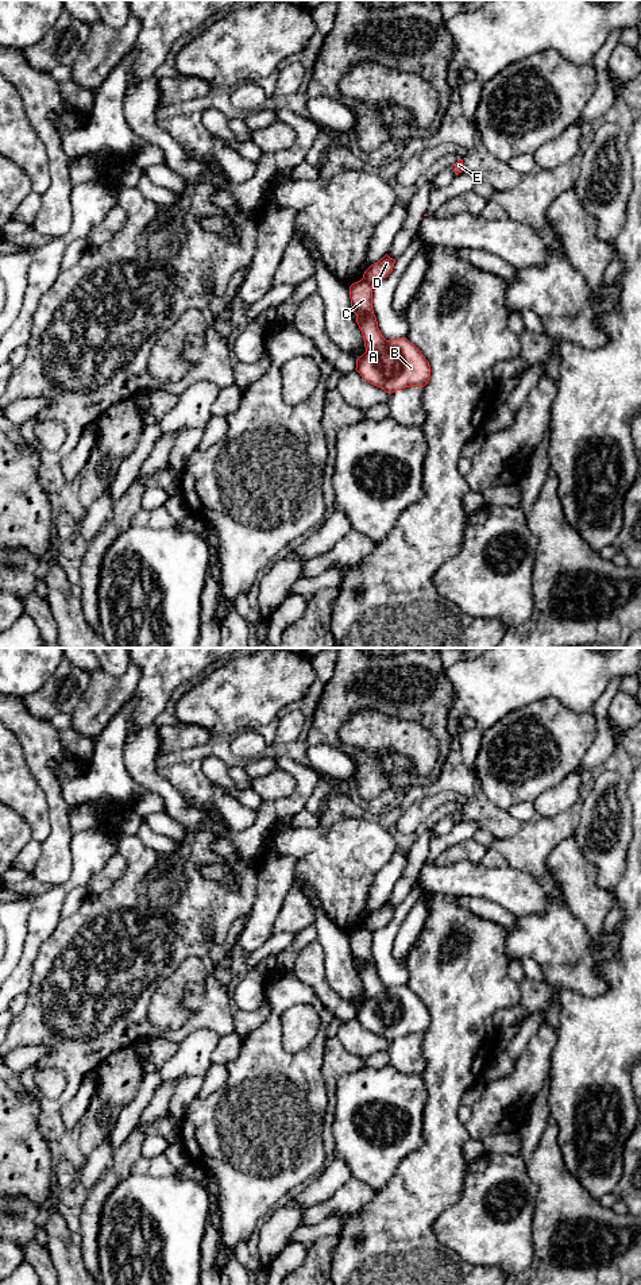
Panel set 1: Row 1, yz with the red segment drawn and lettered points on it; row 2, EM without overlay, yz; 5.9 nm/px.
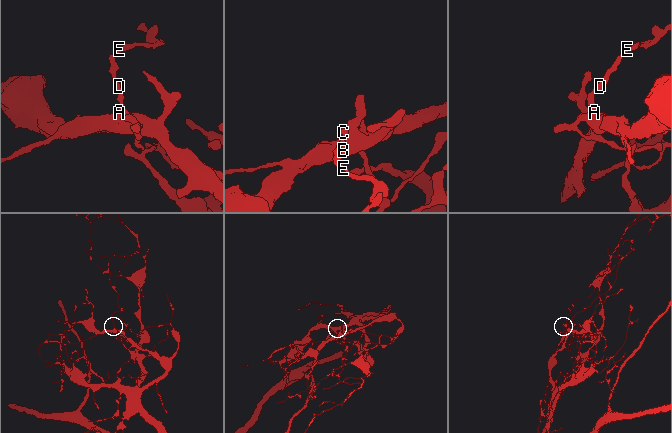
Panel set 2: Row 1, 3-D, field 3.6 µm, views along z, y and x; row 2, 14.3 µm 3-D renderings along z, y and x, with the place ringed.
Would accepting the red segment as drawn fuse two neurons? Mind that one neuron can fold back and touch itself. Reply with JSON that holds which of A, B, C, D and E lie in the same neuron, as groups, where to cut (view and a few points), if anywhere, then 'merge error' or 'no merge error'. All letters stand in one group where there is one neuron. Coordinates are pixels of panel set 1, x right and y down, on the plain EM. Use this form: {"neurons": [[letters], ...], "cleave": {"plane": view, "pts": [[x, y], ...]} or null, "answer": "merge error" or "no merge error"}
{"neurons": [["A", "B", "C"], ["D", "E"]], "cleave": {"plane": "yz", "pts": [[363, 925], [371, 932]]}, "answer": "merge error"}

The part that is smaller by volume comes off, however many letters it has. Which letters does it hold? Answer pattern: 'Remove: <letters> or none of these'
Remove: D, E

